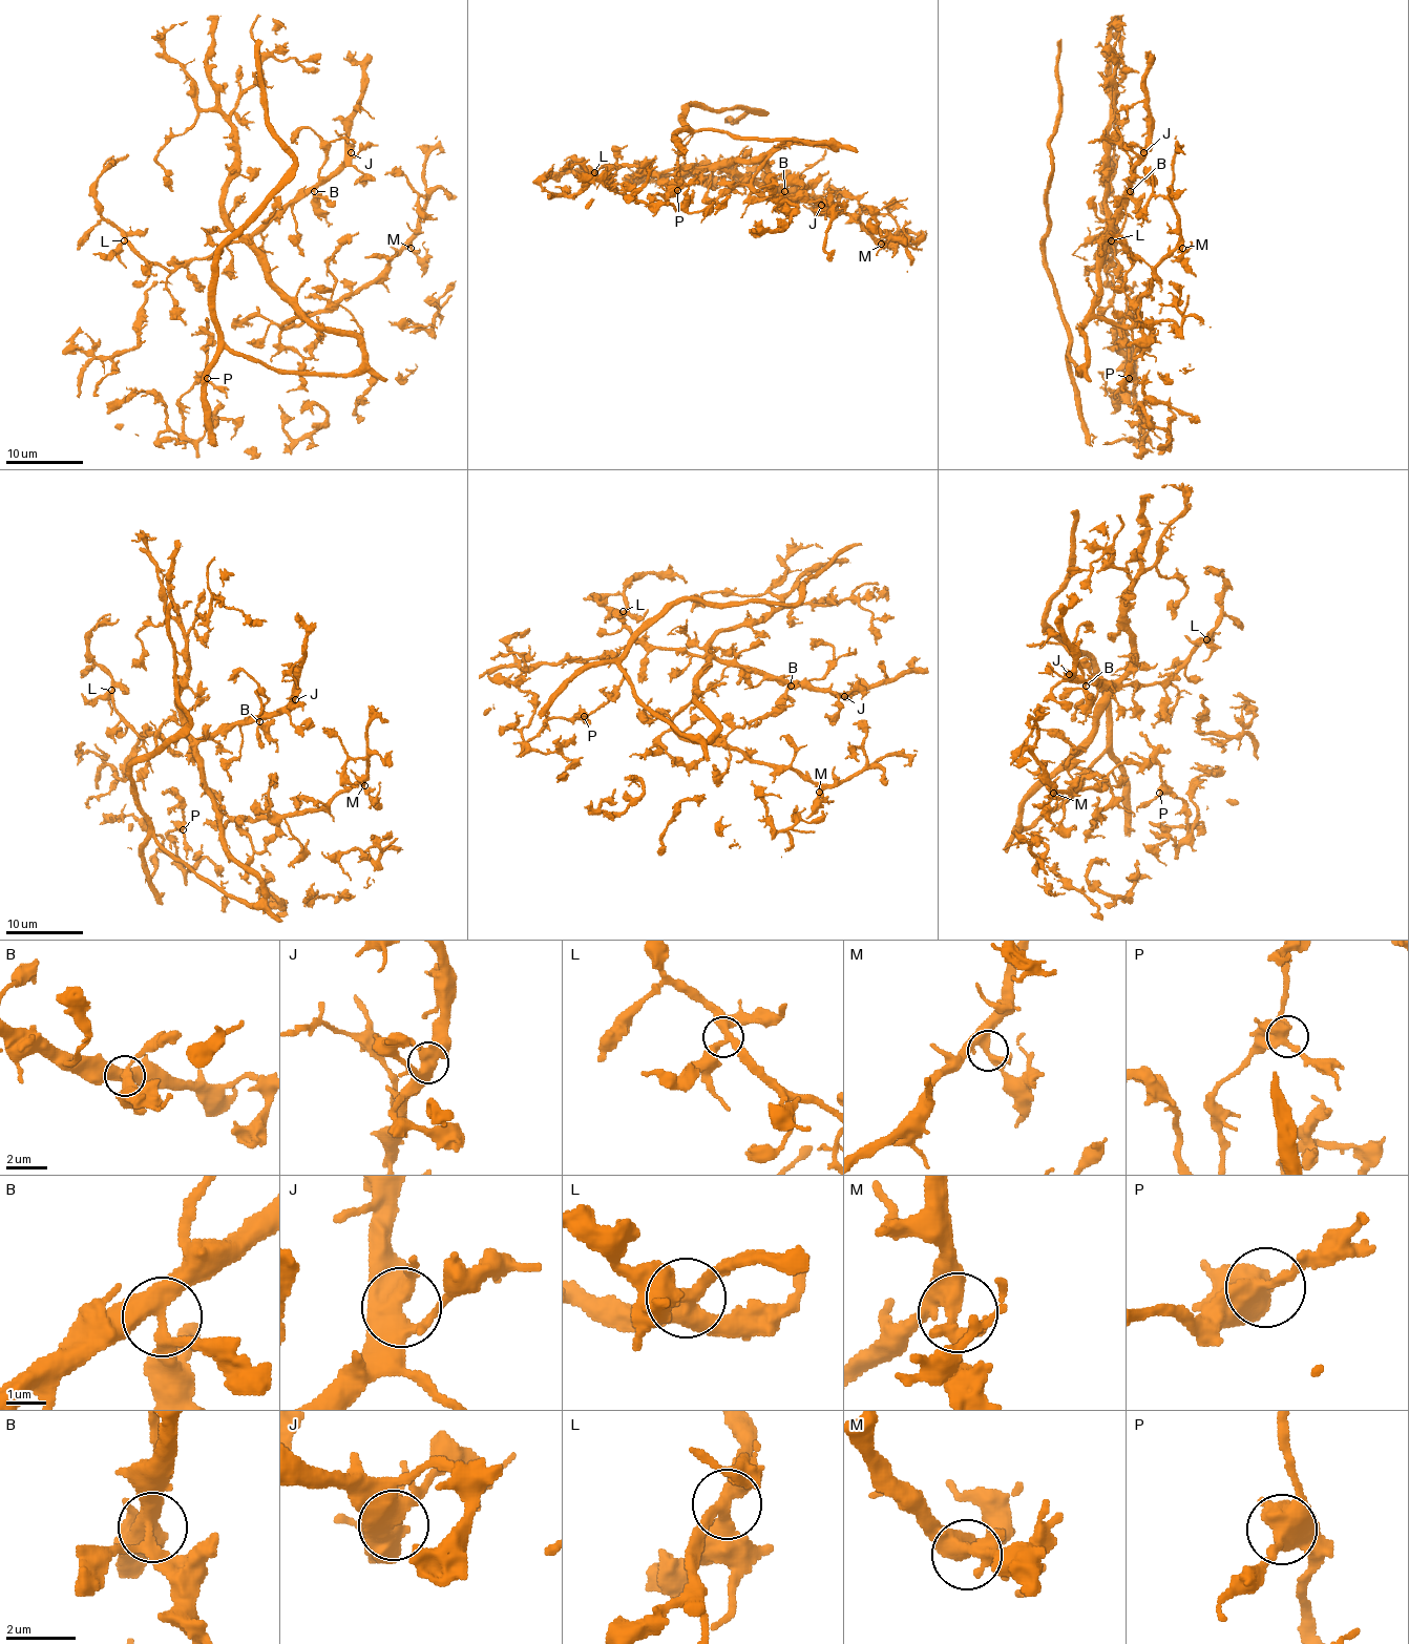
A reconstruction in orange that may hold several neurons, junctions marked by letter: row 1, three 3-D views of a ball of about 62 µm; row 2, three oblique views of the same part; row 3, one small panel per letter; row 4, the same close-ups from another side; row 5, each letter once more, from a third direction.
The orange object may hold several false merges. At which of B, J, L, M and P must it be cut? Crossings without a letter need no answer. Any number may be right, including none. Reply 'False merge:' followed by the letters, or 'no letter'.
False merge: no letter

